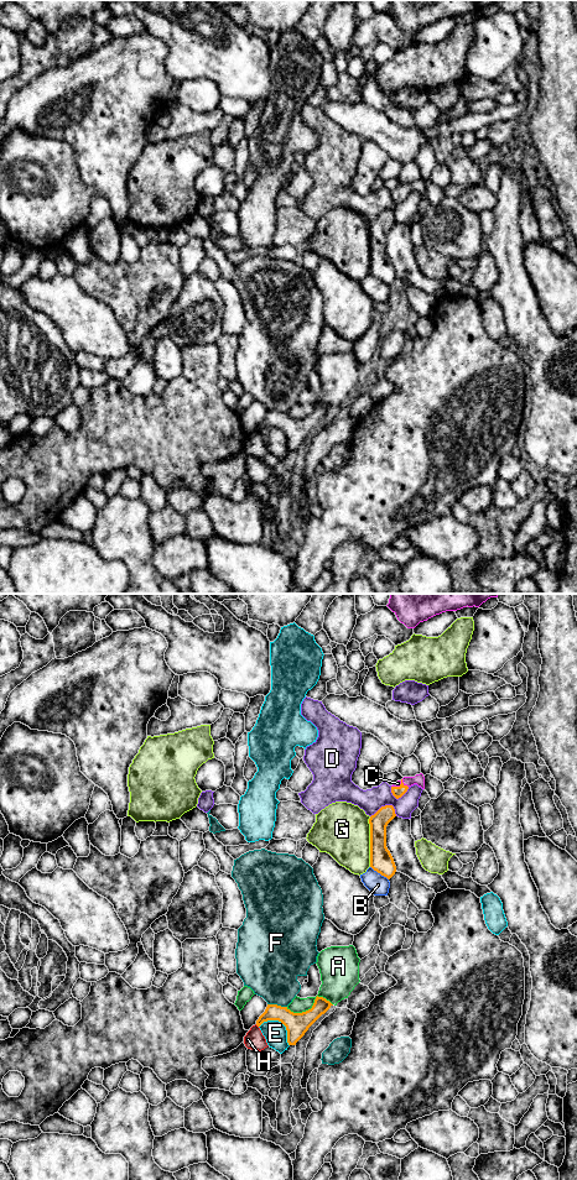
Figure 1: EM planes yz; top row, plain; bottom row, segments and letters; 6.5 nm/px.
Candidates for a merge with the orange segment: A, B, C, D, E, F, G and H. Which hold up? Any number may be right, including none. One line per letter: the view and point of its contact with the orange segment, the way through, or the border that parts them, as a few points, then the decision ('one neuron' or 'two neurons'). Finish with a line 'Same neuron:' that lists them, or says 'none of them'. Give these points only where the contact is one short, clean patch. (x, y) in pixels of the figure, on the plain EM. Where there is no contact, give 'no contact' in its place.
A: meets orange in yz at (312, 413); two neurons
B: meets orange in yz at (379, 278); two neurons
C: meets orange in yz at (400, 191); runs through yz (398, 198), (400, 191), (398, 189); one neuron
D: meets orange in yz at (385, 212); border along yz (396, 220), (391, 212), (381, 212), (370, 223); two neurons
E: meets orange in yz at (281, 428); two neurons
F: meets orange in yz at (277, 412); two neurons
G: meets orange in yz at (370, 247); two neurons
H: no contact; two neurons
Same neuron: C

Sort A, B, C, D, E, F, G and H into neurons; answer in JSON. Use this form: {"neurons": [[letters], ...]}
{"neurons": [["A"], ["B"], ["C"], ["D"], ["E"], ["F"], ["G"], ["H"]]}

